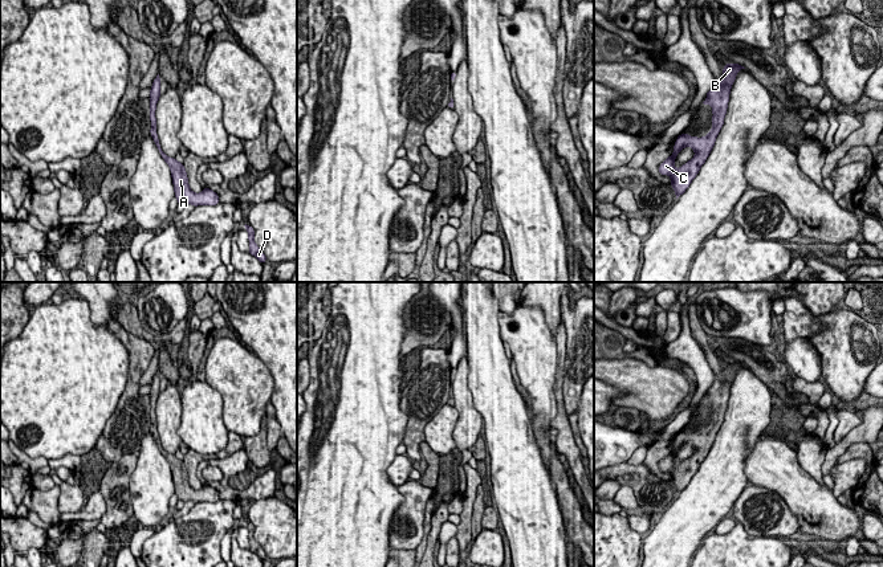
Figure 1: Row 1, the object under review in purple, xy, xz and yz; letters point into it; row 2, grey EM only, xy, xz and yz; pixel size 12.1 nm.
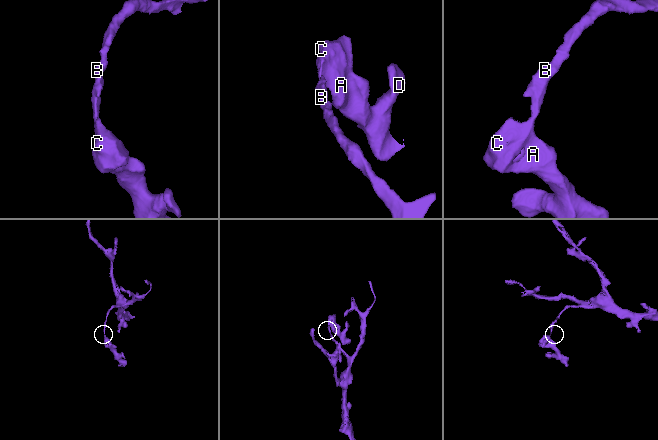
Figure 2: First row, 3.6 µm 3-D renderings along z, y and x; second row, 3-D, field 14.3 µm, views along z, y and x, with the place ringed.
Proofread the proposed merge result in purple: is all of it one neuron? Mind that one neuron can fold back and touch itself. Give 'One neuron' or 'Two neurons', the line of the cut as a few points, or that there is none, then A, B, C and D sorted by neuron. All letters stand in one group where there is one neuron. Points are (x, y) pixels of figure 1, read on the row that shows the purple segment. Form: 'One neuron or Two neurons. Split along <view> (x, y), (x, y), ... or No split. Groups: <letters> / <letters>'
One neuron. No split. Groups: A B C D

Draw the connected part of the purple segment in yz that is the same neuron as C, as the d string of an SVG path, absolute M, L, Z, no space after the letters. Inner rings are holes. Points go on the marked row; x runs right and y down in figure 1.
M725 64L723 68L723 79L715 79L712 89L705 95L707 99L703 103L711 105L713 113L712 130L703 138L688 134L679 135L674 146L674 154L659 166L660 175L671 178L670 184L674 187L676 199L689 187L715 146L717 134L724 125L732 85L741 69L745 68L738 64ZM687 146L693 148L695 156L680 168L676 168L674 166L676 155Z

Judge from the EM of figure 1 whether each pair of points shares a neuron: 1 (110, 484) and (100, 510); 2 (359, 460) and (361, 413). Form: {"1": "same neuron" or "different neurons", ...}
{"1": "different neurons", "2": "same neuron"}

